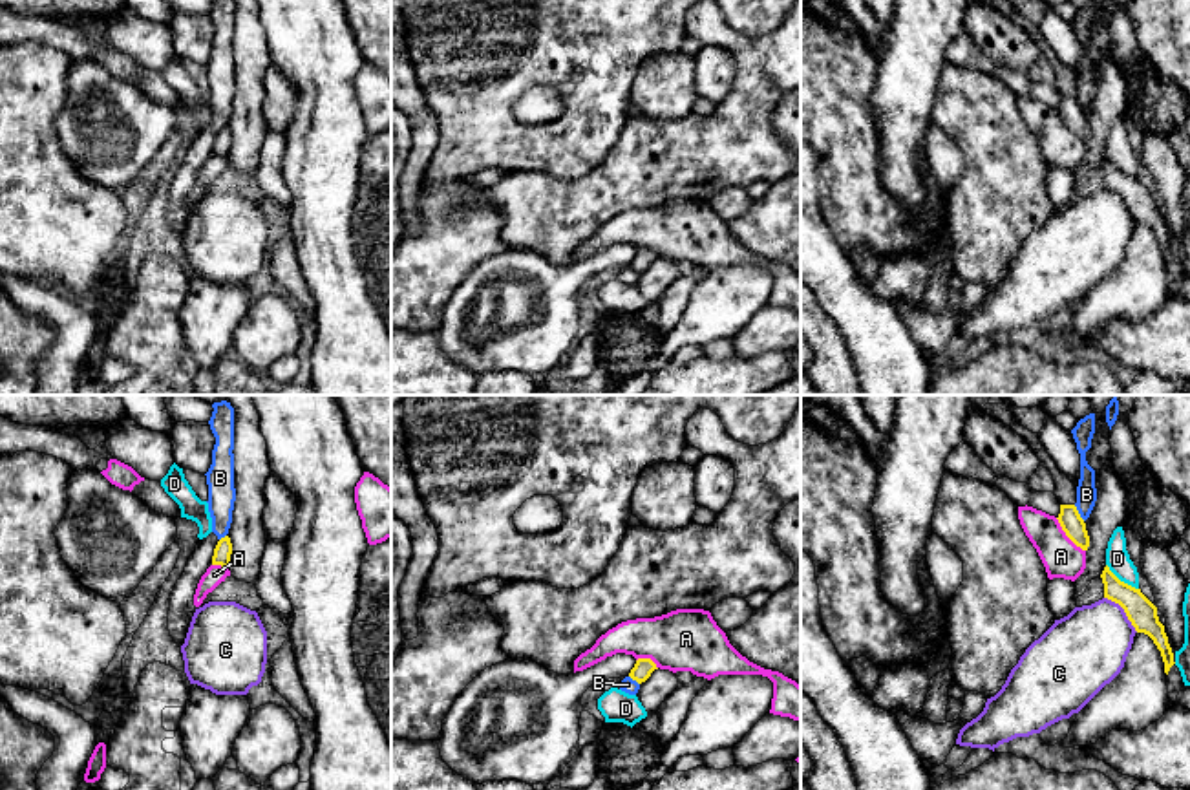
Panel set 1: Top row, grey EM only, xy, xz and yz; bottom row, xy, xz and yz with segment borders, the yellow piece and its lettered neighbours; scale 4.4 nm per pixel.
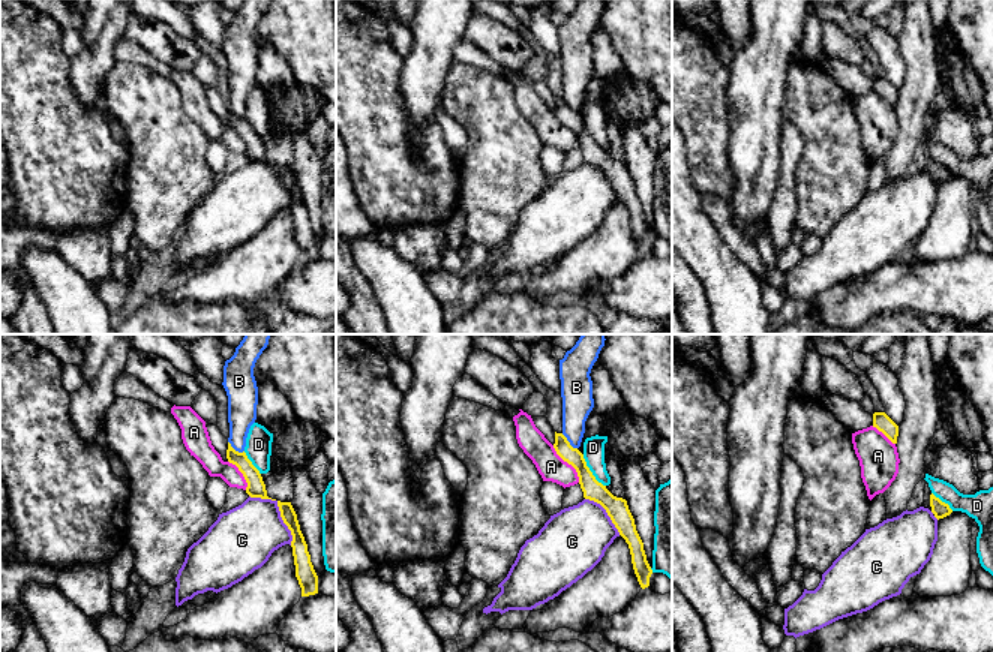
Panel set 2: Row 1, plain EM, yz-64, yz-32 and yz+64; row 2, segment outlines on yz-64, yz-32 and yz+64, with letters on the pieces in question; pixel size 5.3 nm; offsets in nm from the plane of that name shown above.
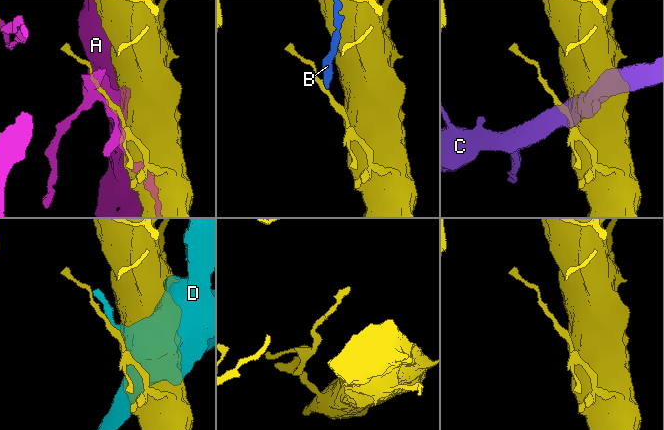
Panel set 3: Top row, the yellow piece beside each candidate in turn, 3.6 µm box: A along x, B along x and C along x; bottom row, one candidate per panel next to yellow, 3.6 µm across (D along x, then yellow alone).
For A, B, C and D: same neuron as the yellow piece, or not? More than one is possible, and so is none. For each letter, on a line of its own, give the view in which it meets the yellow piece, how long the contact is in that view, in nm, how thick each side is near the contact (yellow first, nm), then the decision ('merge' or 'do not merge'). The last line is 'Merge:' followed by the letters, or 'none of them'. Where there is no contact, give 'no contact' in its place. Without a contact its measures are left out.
A: contact in yz; length 200 nm; calibres 100 and 170 nm; do not merge
B: contact in yz; length 90 nm; calibres 100 and 100 nm; do not merge
C: contact in yz; length 220 nm; calibres 130 and 360 nm; do not merge
D: contact in yz; length 180 nm; calibres 130 and 110 nm; do not merge
Merge: none of them

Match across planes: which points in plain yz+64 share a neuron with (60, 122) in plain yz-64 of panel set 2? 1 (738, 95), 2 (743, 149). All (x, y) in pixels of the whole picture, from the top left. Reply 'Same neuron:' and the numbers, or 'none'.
Same neuron: none

